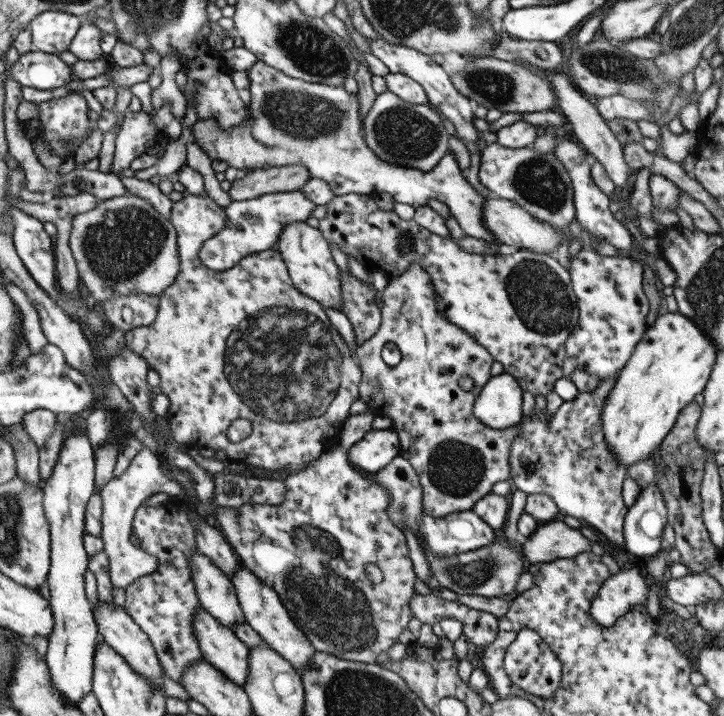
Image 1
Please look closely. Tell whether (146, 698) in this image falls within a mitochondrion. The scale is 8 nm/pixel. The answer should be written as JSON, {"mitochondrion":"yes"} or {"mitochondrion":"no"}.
{"mitochondrion":"yes"}

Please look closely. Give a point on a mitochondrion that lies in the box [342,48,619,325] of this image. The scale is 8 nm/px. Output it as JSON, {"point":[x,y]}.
{"point":[402,133]}

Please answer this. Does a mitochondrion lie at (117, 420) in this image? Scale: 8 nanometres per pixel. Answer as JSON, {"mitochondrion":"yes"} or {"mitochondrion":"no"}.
{"mitochondrion":"no"}

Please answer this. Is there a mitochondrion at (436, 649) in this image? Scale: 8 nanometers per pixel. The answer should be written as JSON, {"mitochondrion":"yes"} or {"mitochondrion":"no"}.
{"mitochondrion":"no"}

